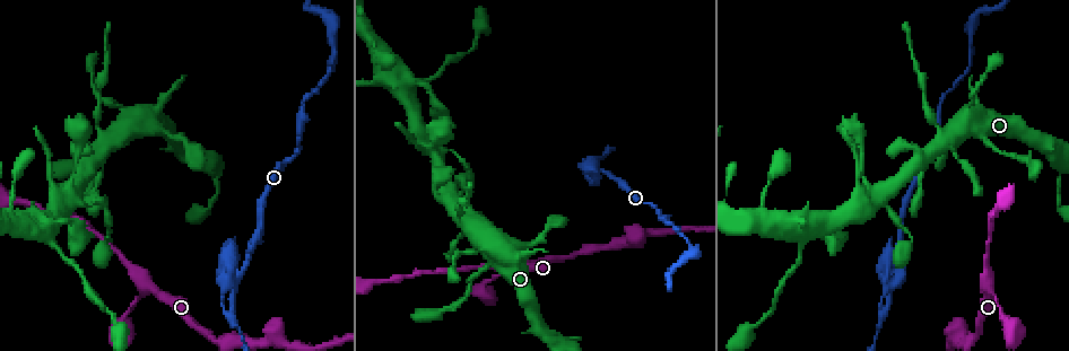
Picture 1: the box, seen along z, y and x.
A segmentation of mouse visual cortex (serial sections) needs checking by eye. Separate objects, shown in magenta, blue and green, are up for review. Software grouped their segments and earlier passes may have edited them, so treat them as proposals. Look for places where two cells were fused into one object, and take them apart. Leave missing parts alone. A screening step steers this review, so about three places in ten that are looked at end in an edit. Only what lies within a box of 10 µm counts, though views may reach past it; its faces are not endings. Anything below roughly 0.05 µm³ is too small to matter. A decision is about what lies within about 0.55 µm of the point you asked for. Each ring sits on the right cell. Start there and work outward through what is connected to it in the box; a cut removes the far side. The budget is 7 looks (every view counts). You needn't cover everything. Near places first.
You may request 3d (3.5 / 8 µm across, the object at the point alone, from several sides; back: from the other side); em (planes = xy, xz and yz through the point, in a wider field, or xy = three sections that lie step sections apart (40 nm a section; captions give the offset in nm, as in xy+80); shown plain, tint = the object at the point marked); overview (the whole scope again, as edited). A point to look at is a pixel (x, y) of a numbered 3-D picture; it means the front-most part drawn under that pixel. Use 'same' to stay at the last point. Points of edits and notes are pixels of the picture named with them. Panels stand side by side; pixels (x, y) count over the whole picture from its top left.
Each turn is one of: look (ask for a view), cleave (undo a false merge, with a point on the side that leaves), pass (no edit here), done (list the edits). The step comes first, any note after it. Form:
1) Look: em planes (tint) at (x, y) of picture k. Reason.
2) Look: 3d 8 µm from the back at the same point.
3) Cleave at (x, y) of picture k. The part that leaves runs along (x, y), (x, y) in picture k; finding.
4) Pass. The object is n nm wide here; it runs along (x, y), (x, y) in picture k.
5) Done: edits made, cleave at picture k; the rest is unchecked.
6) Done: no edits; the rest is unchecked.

Look: 3d 3.5 µm at (148, 289) of picture 1. Side arm on a straight run.

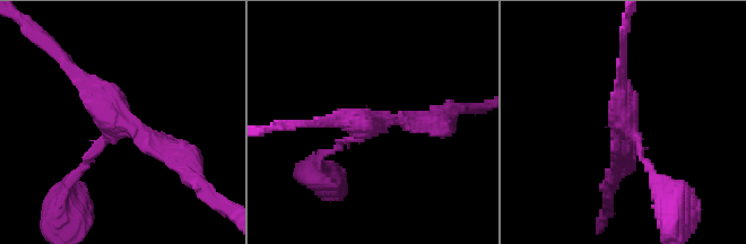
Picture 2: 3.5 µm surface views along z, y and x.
Look: em xy step 1 (tint) at (623, 119) of picture 2. 3 arms meet here; the arms are 100, 200, 250 nm wide; need the tissue.

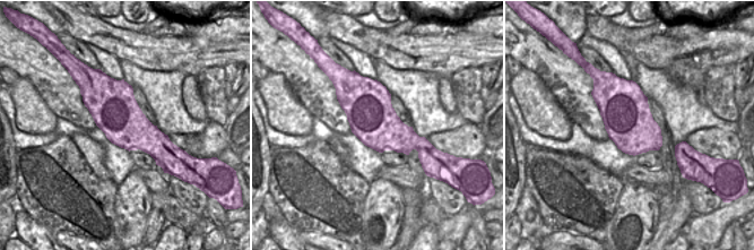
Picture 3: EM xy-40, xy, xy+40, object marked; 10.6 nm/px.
Look: em planes (tint) at the same point. Another direction.

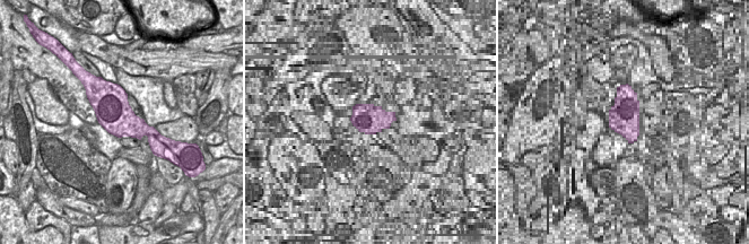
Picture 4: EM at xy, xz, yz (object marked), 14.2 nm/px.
Pass. It runs along (182, 159), (119, 121), (67, 62) in picture 2; continuous, no second cell.

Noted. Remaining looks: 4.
Look: 3d 3.5 µm at (240, 273) of picture 1. Sharp bend.

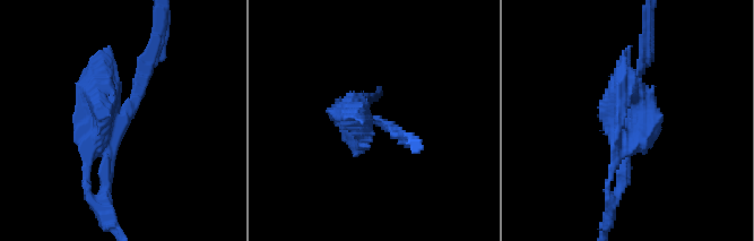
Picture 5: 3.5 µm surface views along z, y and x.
Look: em xy step 2 (tint) at (125, 116) of picture 5.

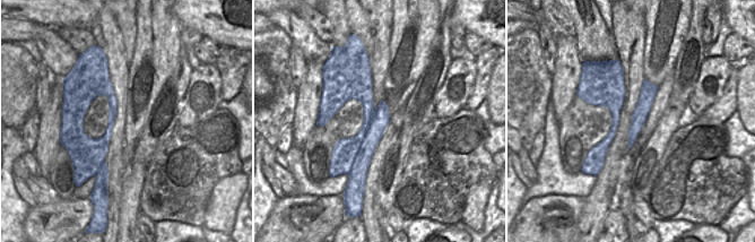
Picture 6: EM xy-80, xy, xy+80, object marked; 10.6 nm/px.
Cleave at (94, 89) of picture 5. A border runs along (375, 111), (349, 172) in picture 6; a second cell is stuck on.

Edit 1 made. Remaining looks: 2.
Done: edits made, cleave at picture 5; the rest is unchecked.

